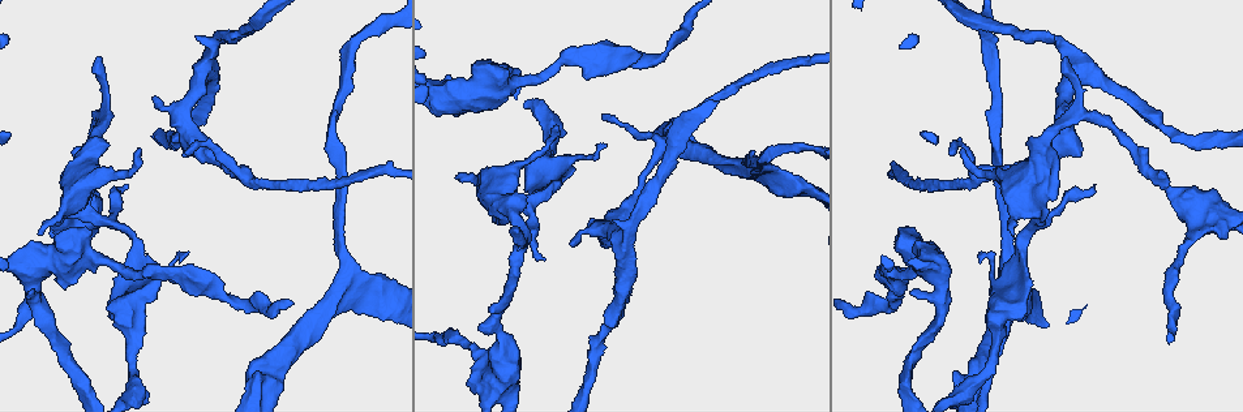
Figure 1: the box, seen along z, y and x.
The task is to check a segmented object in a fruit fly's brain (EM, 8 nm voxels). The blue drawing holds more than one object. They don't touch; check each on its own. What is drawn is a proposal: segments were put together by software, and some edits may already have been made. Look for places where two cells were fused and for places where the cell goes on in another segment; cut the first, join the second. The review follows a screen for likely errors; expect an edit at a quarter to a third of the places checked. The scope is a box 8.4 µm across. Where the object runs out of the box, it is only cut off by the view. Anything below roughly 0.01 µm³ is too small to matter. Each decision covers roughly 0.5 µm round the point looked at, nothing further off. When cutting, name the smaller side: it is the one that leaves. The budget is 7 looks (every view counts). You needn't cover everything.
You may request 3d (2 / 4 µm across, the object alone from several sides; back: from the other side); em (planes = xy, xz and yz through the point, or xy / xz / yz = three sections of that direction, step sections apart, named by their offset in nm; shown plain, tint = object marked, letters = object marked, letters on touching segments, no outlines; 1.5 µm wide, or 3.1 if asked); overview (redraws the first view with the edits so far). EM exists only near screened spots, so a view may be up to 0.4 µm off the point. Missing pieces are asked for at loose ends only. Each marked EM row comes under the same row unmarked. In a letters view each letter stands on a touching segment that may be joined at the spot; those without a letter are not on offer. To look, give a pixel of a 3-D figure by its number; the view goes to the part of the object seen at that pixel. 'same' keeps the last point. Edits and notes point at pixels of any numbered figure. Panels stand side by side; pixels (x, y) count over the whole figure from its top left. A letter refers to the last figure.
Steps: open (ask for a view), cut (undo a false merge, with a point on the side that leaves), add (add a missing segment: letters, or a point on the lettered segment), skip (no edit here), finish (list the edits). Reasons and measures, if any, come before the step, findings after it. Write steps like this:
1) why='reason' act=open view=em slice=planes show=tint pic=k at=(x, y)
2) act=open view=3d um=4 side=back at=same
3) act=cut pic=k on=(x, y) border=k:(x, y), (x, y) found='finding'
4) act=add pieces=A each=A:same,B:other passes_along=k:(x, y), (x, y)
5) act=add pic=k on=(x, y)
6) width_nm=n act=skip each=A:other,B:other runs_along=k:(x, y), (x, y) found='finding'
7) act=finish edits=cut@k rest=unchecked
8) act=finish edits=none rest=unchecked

act=open view=em slice=xz step=4 show=tint pic=1 at=(571, 245)

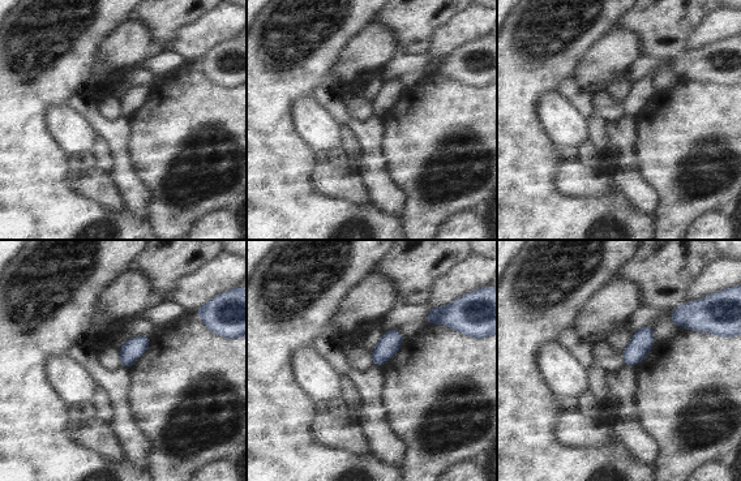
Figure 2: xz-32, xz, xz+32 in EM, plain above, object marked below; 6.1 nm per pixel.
why='another direction' act=open view=em slice=planes show=letters at=same

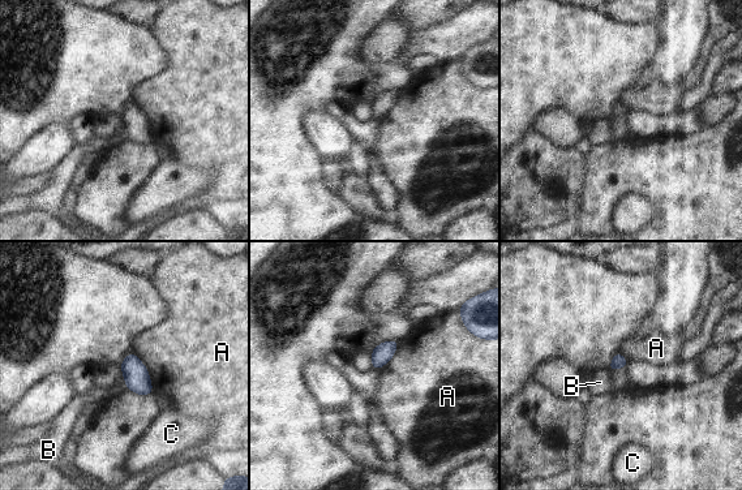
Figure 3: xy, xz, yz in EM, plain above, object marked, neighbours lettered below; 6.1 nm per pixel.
act=skip each=A:other,B:other,C:other border=3:(134, 352), (145, 366), (154, 390) found='none of them fits'

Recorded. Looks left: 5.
why='branch stops here' act=open view=3d um=2 pic=1 at=(128, 188)

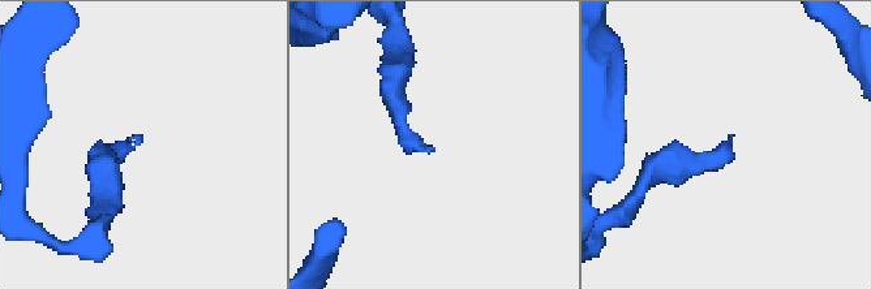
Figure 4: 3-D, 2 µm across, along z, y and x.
why='need the tissue' act=open view=em slice=yz step=4 show=letters pic=4 at=(731, 143)

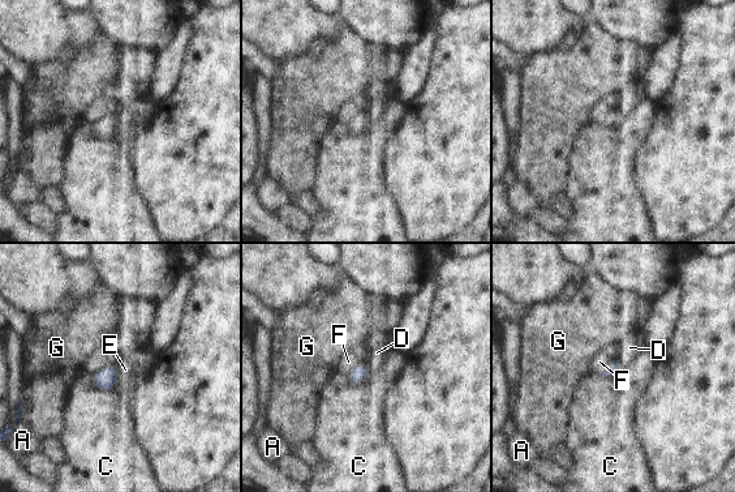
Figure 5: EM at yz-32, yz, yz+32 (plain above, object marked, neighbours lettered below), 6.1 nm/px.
act=open view=em slice=planes show=letters at=same

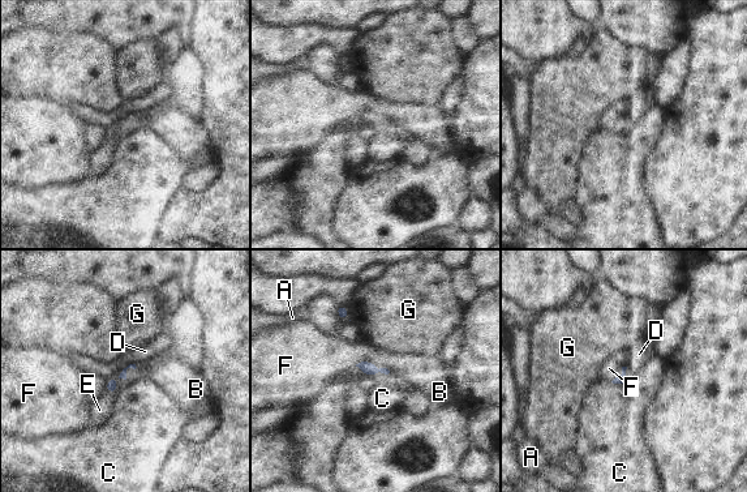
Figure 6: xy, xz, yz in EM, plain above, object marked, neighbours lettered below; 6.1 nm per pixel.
act=skip each=A:other,B:other,C:other,D:other,E:other,F:other,G:other found='no lettered segment goes on from it'

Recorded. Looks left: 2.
act=finish edits=none rest=unchecked

